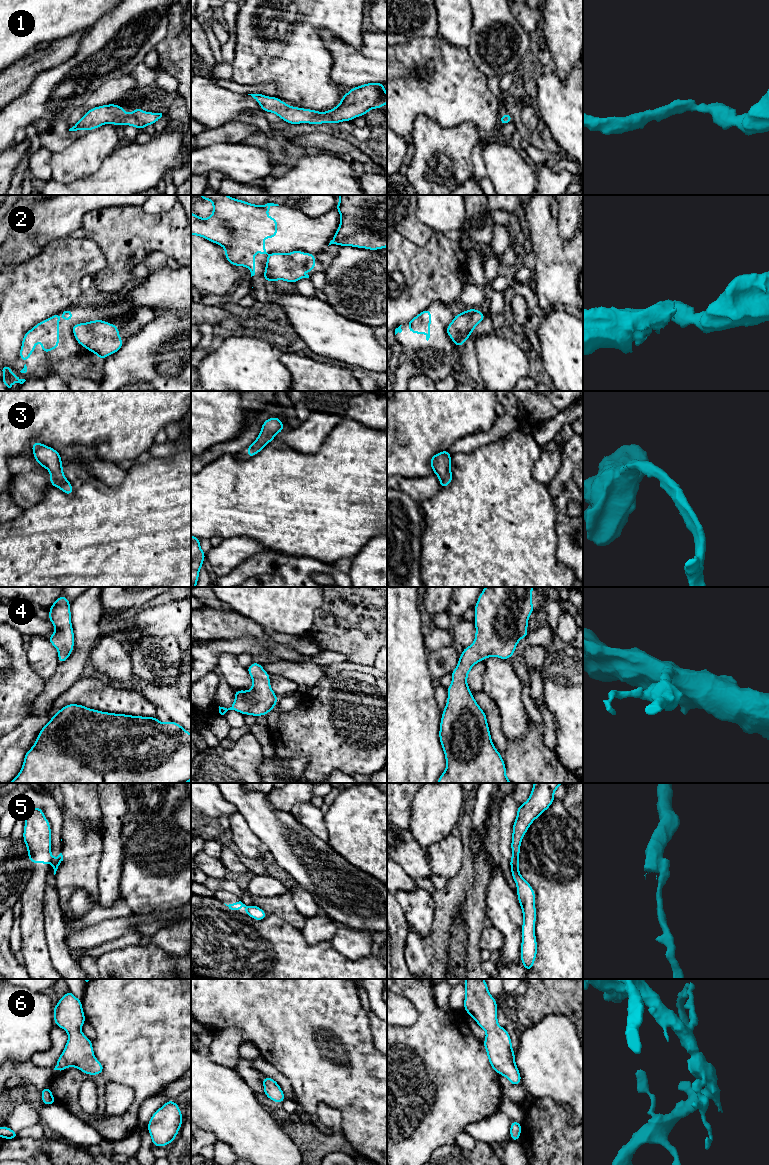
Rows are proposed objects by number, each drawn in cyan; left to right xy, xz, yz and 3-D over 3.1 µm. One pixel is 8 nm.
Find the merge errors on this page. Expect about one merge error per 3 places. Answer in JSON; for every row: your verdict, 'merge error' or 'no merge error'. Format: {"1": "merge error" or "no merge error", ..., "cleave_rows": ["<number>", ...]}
{"1": "no merge error", "2": "merge error", "3": "no merge error", "4": "no merge error", "5": "merge error", "6": "no merge error", "cleave_rows": ["2", "5"]}

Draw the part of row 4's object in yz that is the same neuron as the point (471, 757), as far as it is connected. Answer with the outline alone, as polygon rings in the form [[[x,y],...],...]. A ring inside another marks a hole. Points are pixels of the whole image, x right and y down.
[[[485,587],[474,607],[476,627],[475,641],[463,649],[459,657],[458,666],[452,671],[452,683],[447,688],[448,699],[445,709],[442,711],[440,721],[439,739],[445,753],[446,770],[440,775],[437,783],[512,783],[506,776],[506,767],[502,755],[495,748],[485,712],[475,701],[469,686],[467,676],[472,667],[491,656],[508,660],[514,655],[514,651],[520,639],[528,636],[528,620],[534,607],[532,604],[532,590],[534,587]]]

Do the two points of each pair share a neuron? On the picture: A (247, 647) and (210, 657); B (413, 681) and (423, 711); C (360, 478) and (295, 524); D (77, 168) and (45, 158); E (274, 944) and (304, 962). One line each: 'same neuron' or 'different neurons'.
A: same neuron
B: same neuron
C: same neuron
D: different neurons
E: same neuron

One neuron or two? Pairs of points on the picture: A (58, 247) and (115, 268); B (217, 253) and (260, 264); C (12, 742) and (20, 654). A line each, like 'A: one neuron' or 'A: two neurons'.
A: two neurons
B: two neurons
C: two neurons

